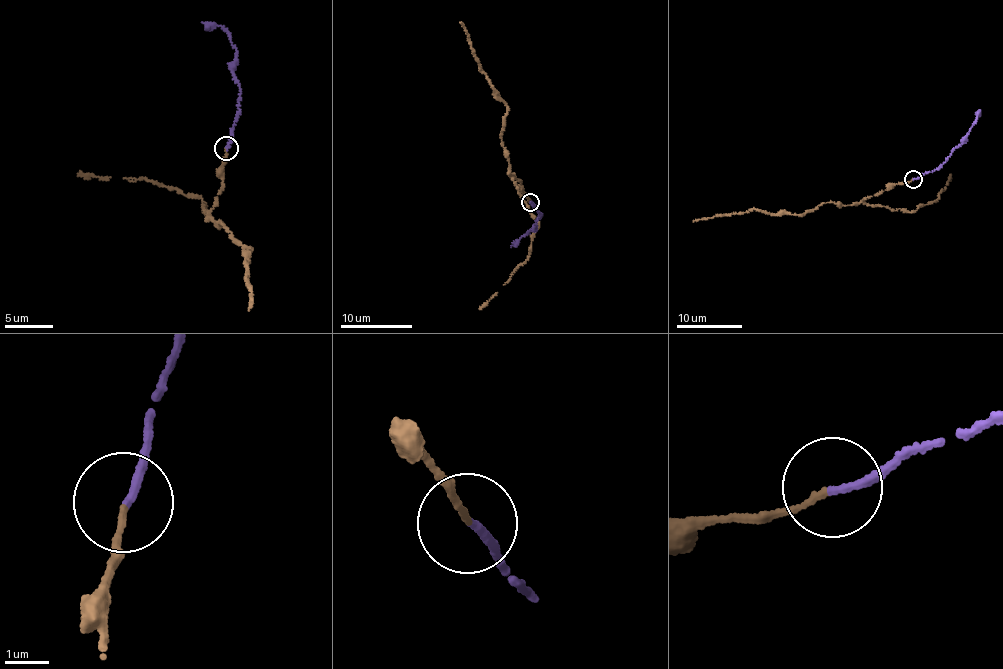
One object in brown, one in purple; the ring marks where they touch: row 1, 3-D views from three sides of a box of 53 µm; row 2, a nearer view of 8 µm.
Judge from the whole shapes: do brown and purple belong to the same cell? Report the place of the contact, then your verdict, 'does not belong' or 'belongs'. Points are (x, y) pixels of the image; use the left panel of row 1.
(226, 148) | belongs

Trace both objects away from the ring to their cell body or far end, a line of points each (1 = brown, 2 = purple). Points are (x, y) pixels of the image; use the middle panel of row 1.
1: (531, 202), (520, 182), (510, 173), (509, 158), (501, 146), (506, 103), (480, 68), (460, 23)
2: (530, 201), (540, 216), (535, 226), (511, 247)

